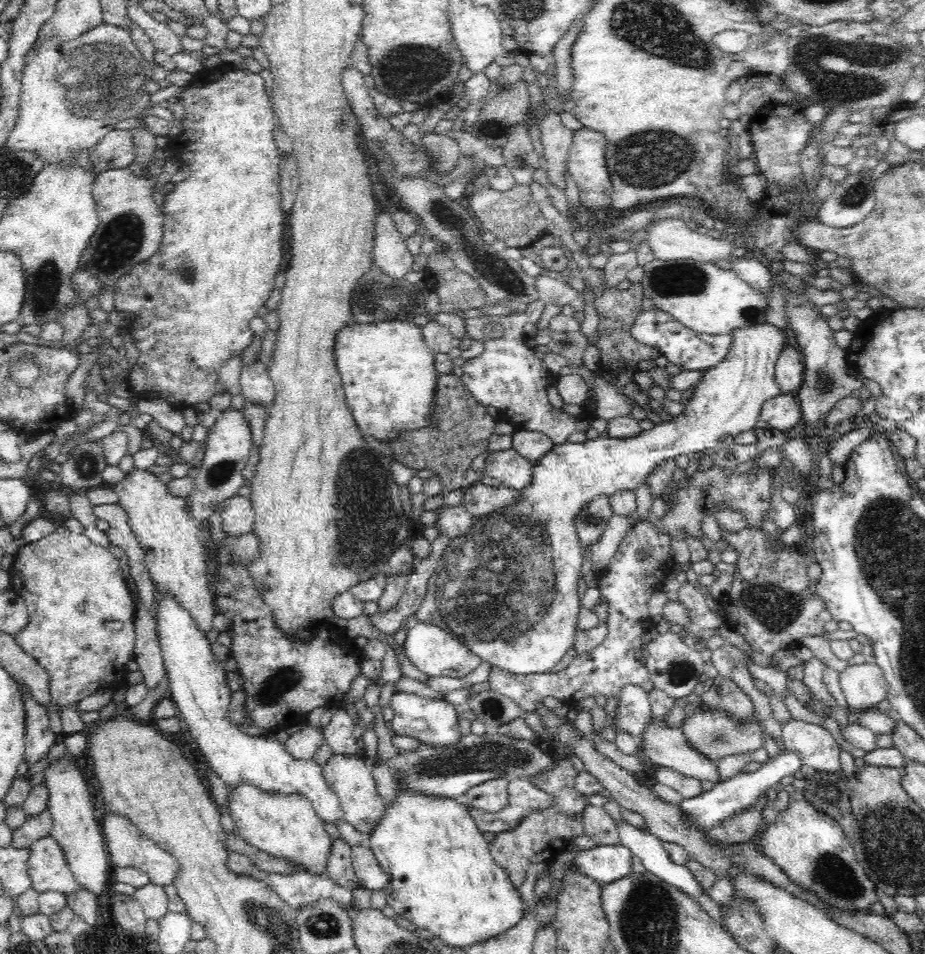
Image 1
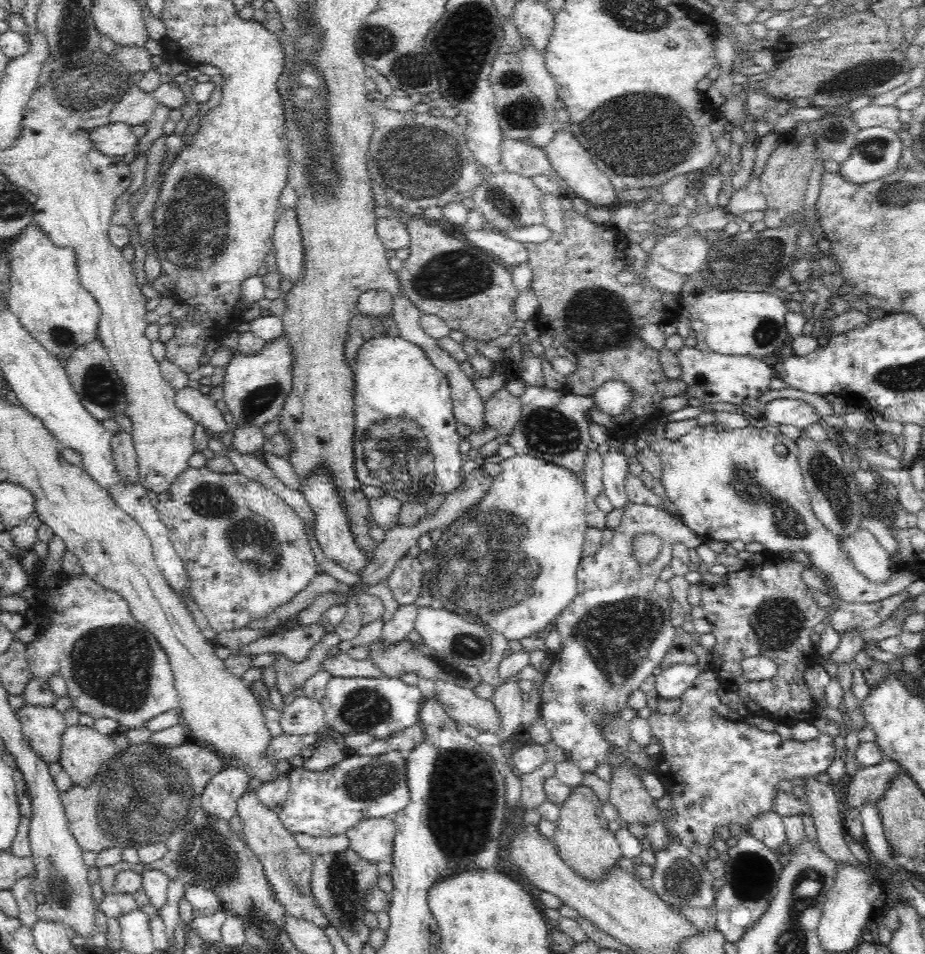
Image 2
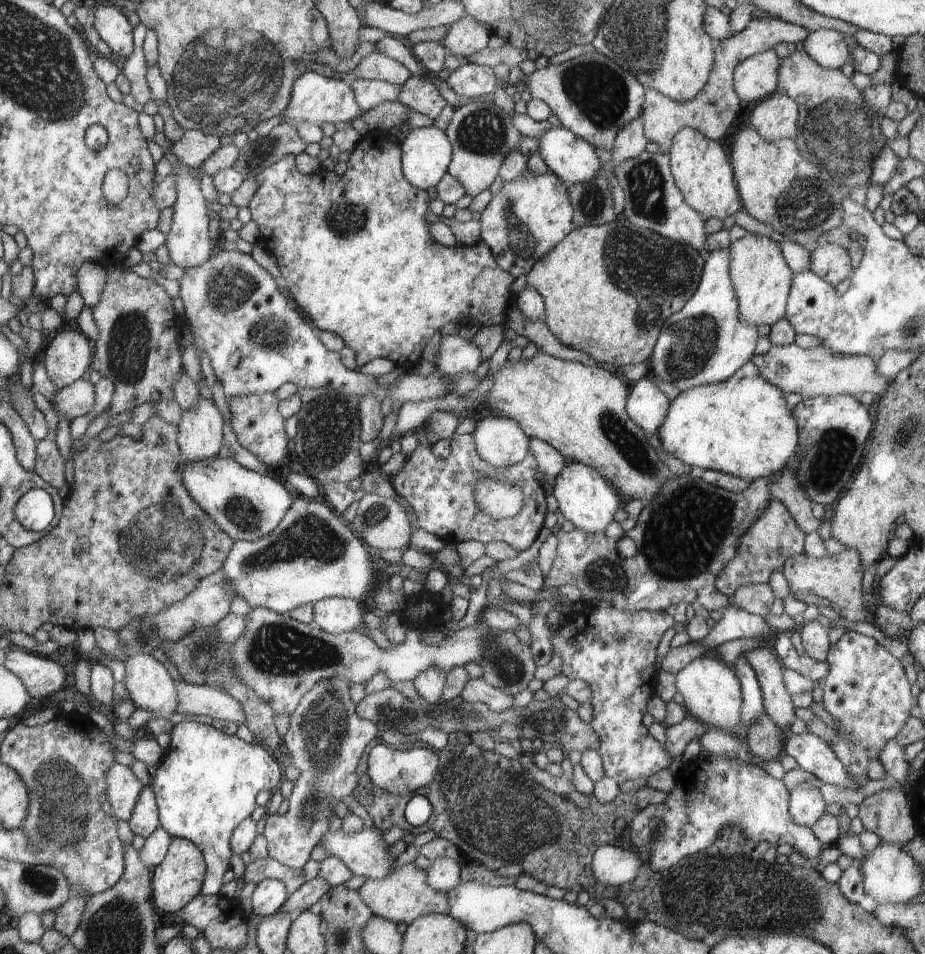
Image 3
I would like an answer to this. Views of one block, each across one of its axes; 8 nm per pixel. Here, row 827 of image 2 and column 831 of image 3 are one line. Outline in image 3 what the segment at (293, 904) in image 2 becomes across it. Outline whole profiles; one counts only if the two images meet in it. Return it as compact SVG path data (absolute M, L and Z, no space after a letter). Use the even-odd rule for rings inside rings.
M824 243L811 249L811 270L826 283L837 286L851 276L854 267L848 250L835 243Z

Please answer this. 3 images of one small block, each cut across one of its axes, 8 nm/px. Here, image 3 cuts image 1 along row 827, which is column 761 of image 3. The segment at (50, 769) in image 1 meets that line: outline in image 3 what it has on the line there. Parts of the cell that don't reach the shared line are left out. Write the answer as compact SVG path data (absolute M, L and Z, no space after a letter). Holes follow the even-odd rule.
M773 49L746 58L733 74L741 100L760 103L764 96L772 95L779 84L778 68L781 58Z

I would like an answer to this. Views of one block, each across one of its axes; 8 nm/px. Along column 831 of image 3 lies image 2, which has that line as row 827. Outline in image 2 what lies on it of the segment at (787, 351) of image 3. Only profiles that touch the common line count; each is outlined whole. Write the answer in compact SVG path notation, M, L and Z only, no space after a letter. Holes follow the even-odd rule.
M392 817L364 818L347 832L350 848L370 863L377 864L383 856L392 856L396 833Z

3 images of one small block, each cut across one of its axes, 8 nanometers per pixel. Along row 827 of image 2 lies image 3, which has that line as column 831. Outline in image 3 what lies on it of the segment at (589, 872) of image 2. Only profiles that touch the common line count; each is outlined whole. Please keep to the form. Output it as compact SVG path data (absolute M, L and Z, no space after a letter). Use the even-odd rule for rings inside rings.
M847 548L836 555L813 558L805 553L791 557L783 566L782 573L790 585L791 596L807 605L830 607L848 621L865 621L874 624L872 607L862 590L864 578L863 560L858 550Z

